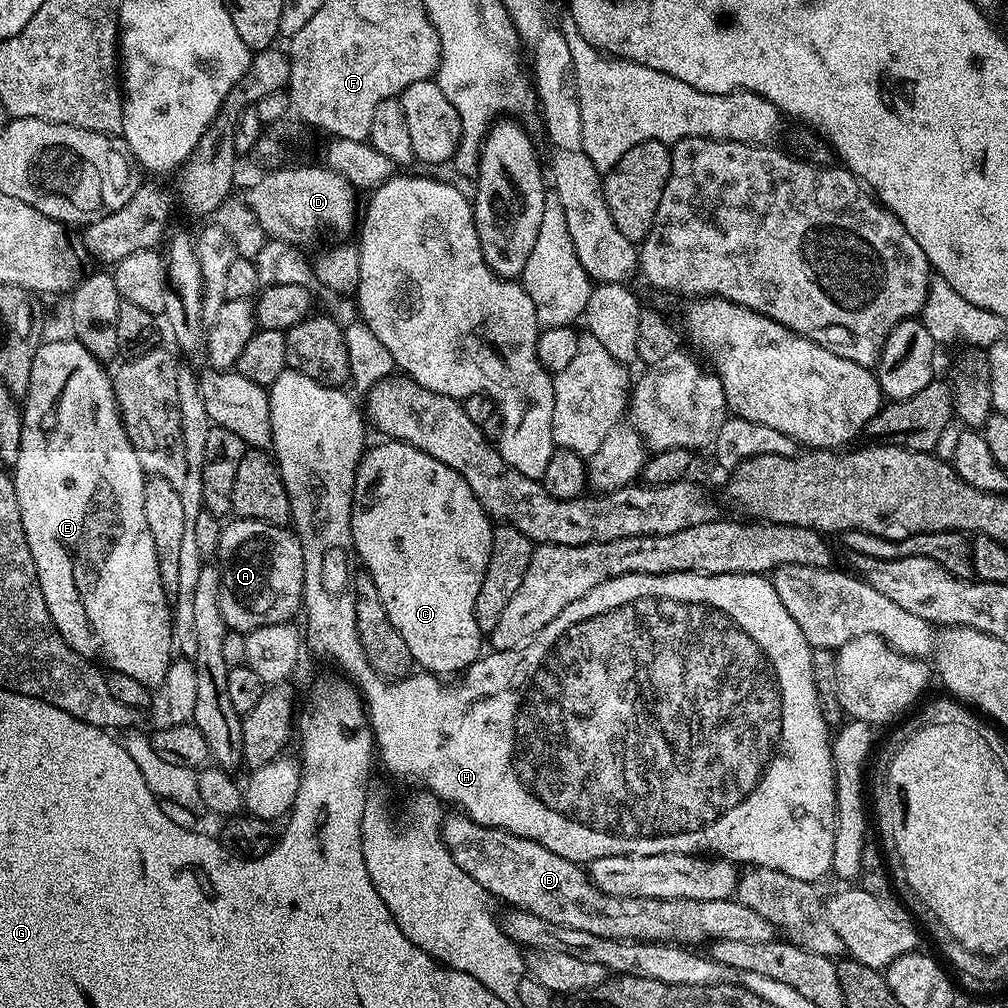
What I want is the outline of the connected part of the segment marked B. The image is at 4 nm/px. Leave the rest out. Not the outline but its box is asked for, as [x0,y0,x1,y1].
[442,814,777,946]

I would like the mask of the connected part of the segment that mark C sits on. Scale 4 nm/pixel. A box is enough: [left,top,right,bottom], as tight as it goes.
[352,442,493,674]

